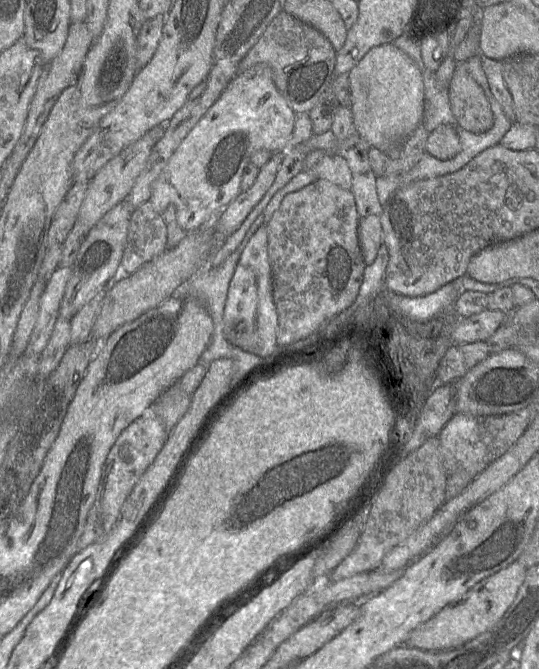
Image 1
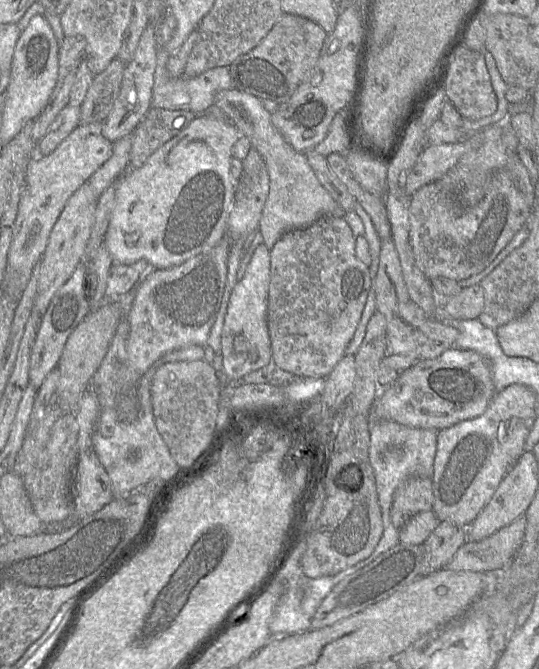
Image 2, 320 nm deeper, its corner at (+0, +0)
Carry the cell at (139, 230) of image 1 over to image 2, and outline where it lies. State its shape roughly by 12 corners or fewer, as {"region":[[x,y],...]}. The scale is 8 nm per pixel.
{"region":[[113,262],[106,297],[117,299],[131,290],[147,265]]}

